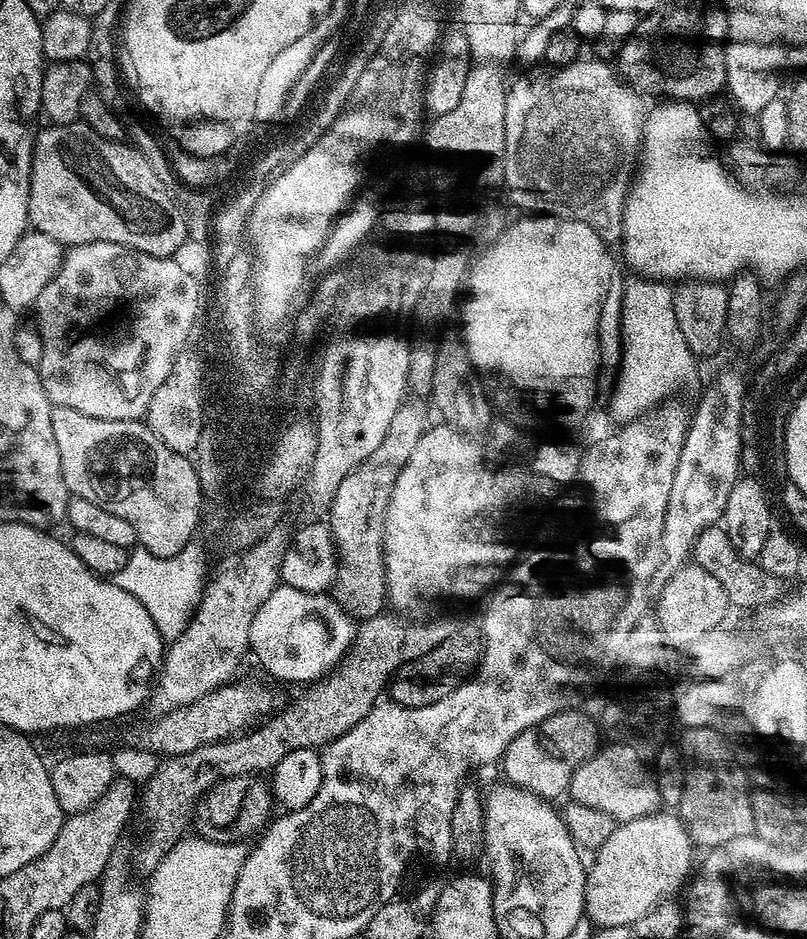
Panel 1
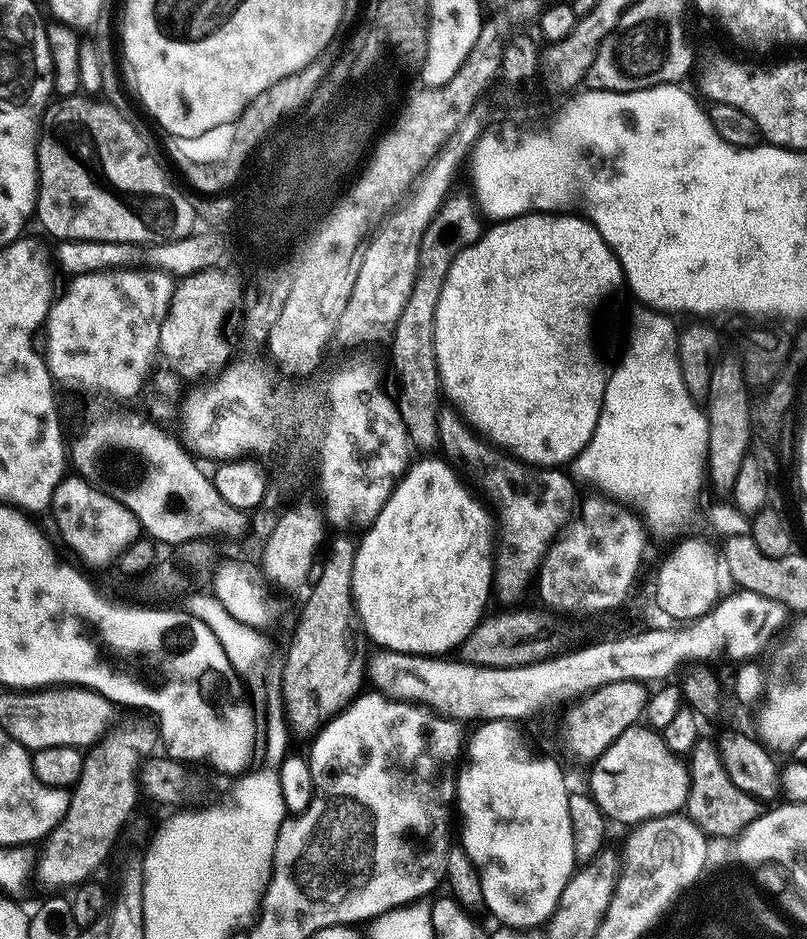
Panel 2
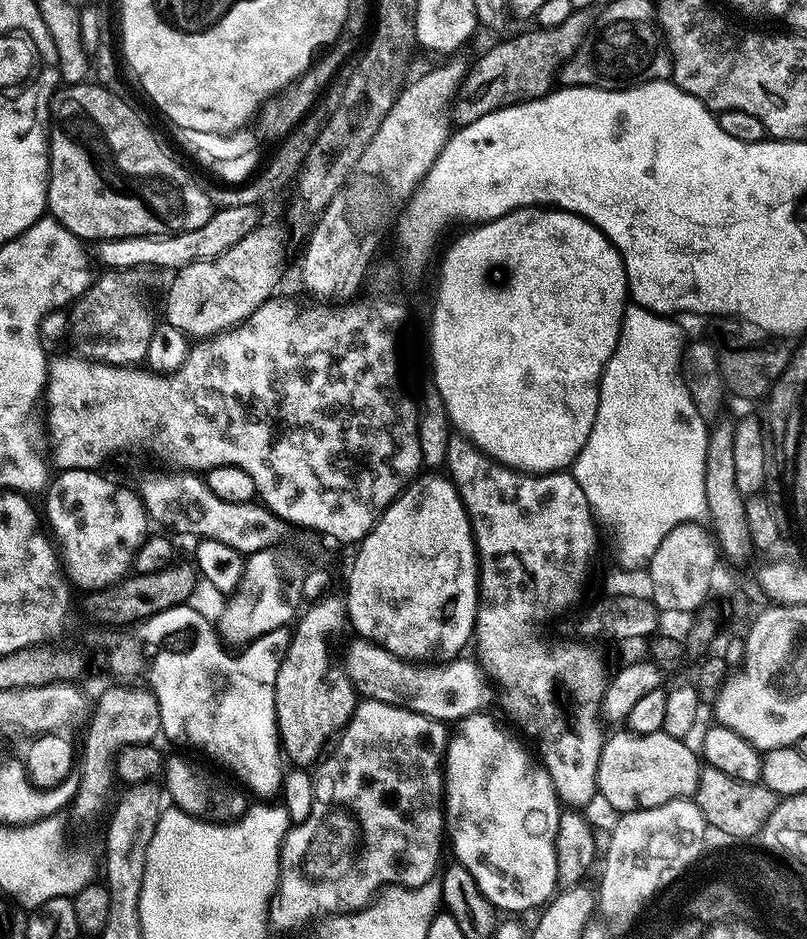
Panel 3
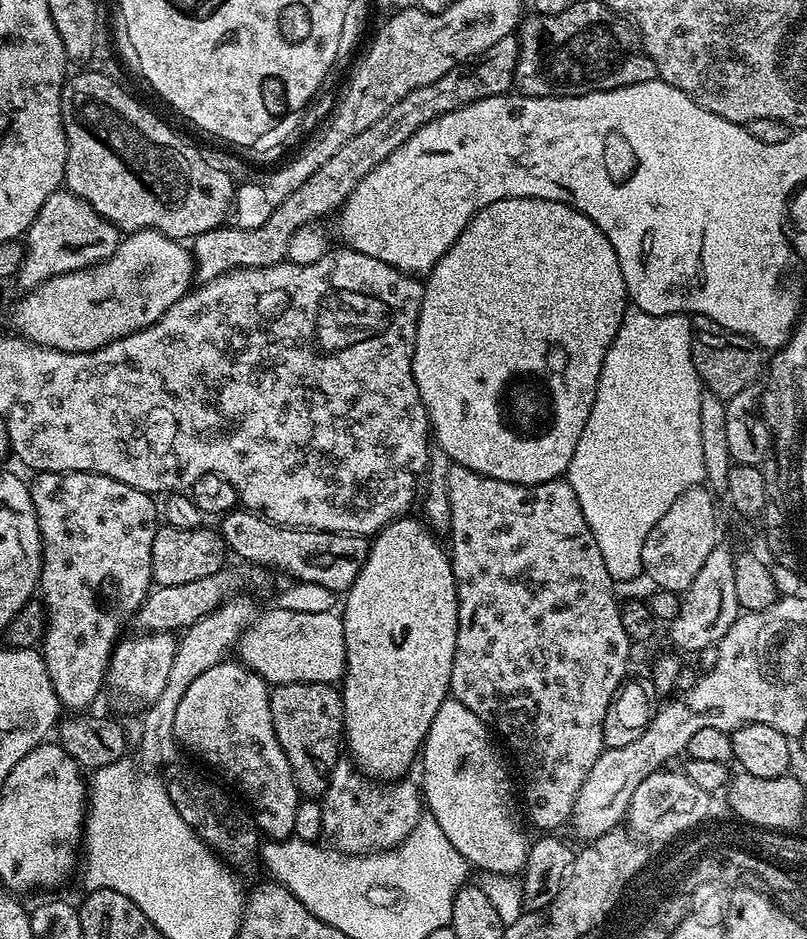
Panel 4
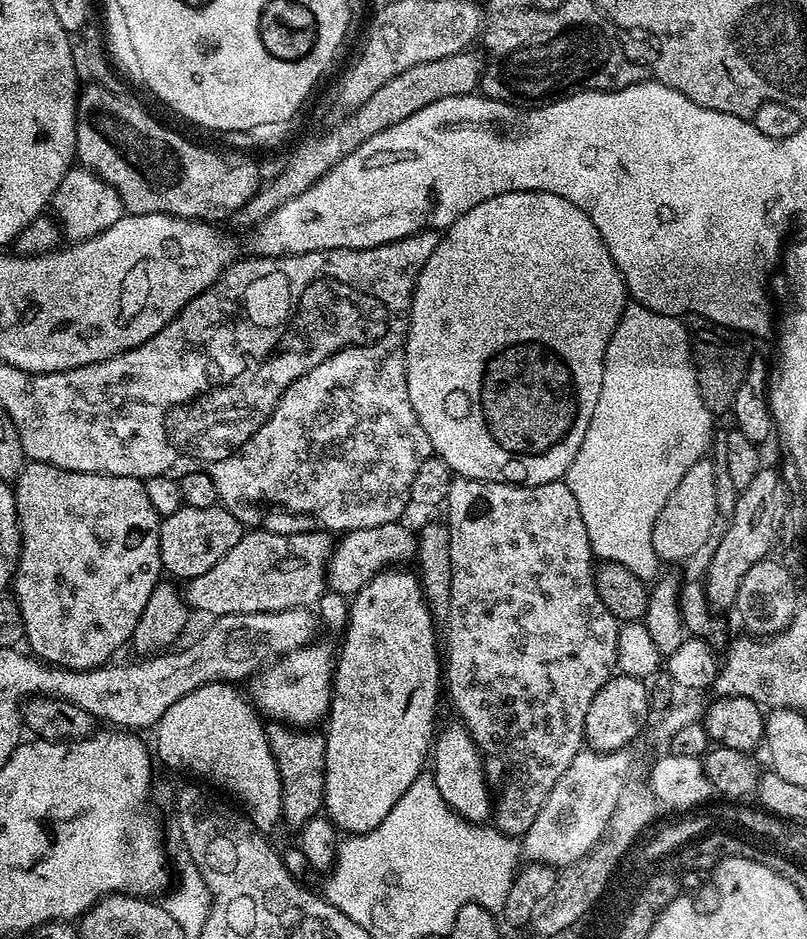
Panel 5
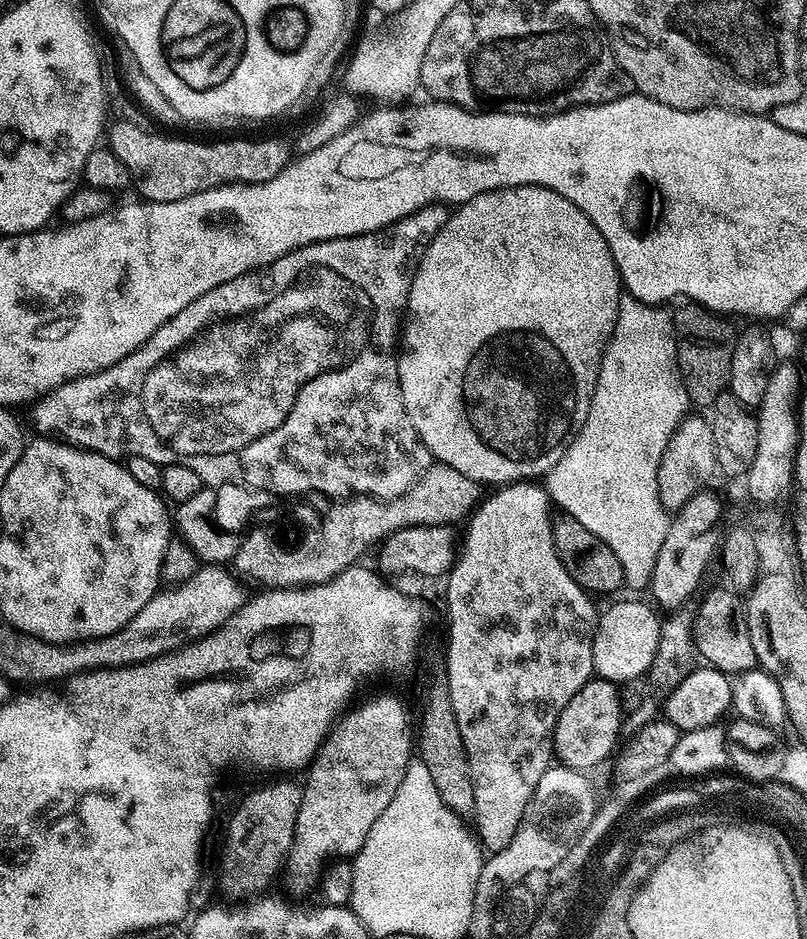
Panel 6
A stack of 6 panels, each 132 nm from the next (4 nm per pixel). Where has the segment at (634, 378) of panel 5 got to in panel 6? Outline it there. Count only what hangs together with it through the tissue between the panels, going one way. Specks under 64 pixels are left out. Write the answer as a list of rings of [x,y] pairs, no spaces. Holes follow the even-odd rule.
[[[627,294],[621,295],[614,334],[602,354],[598,382],[586,422],[582,422],[562,458],[558,458],[556,465],[546,473],[546,487],[553,505],[563,515],[582,522],[590,534],[598,534],[598,538],[602,538],[602,542],[618,554],[624,582],[629,589],[644,590],[649,587],[654,562],[658,561],[658,550],[666,539],[670,516],[658,498],[658,466],[677,426],[690,412],[690,401],[676,355],[674,320],[664,311],[663,307],[655,304],[647,304]]]

